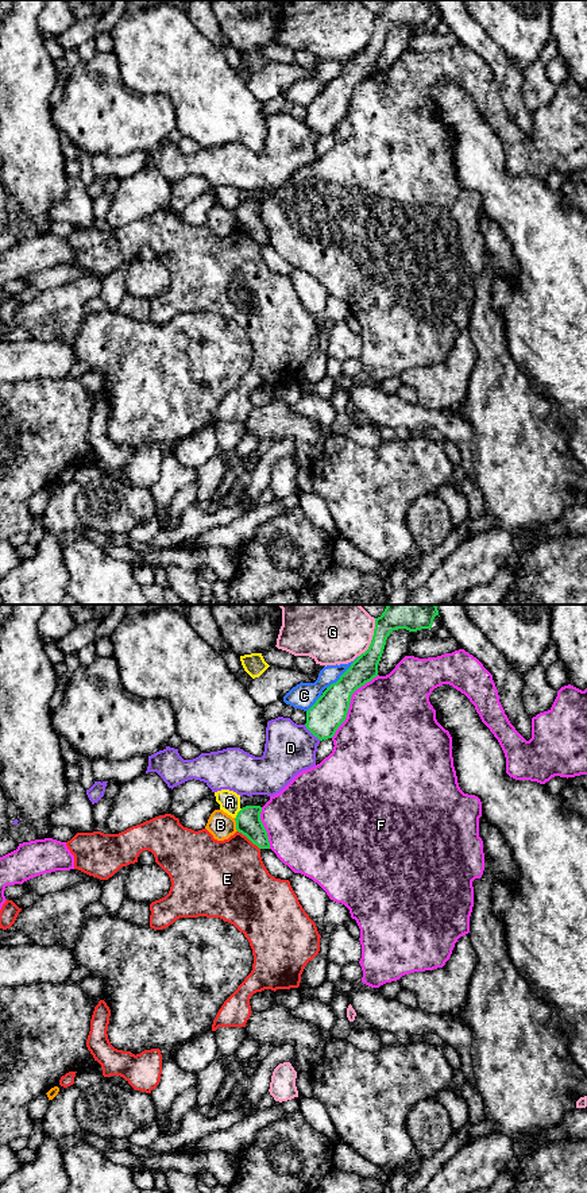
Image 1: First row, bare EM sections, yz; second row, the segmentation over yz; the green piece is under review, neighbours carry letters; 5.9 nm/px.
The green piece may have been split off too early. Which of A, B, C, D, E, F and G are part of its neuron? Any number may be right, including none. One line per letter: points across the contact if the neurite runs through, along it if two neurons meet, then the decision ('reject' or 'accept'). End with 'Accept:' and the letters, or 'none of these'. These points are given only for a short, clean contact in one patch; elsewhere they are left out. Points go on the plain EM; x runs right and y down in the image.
A: reject
B: border along yz (234, 213), (238, 226); reject
C: reject
D: reject
E: reject
F: reject
G: reject
Accept: none of these

